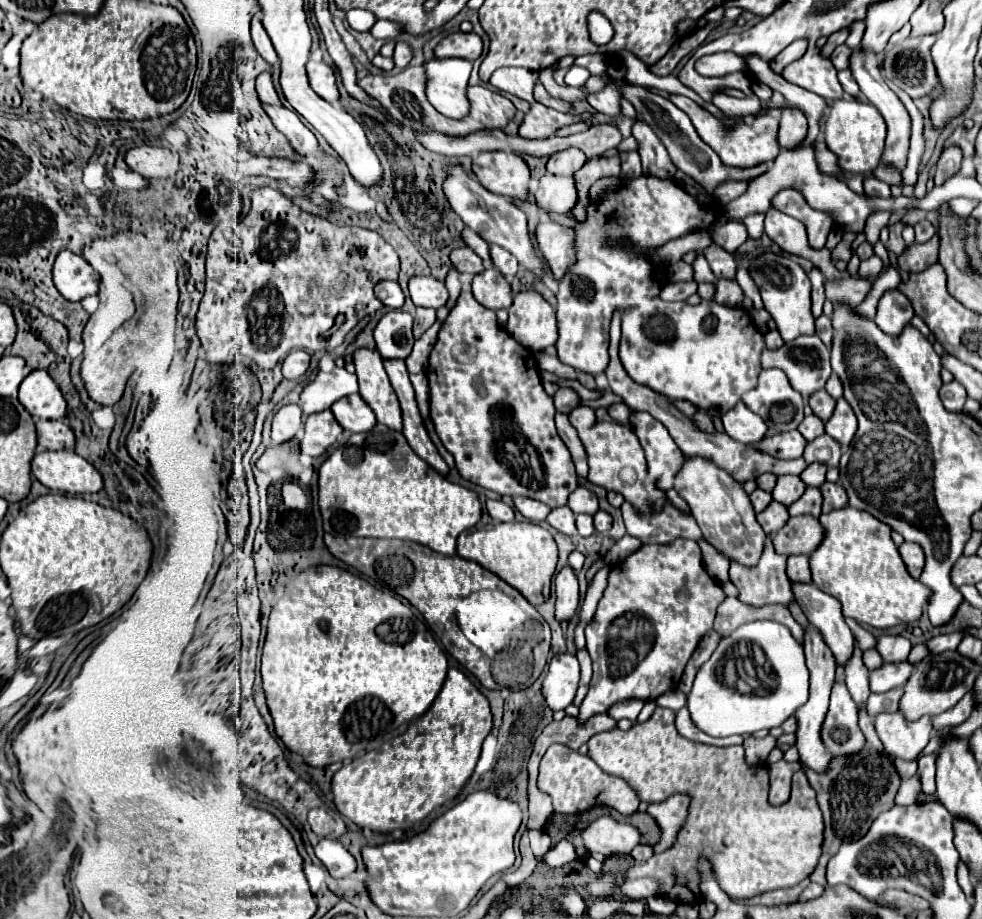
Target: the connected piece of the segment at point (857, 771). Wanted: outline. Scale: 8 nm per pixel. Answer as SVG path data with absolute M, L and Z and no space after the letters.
M866 747L862 753L850 755L848 759L834 757L832 769L824 775L818 775L816 771L812 773L806 767L804 767L804 771L808 775L812 789L818 793L818 805L824 815L822 857L820 857L814 873L810 875L810 879L826 887L828 859L838 853L838 849L844 841L858 841L860 837L864 837L868 833L868 827L872 825L872 821L880 813L894 807L894 795L900 787L900 777L896 773L896 769L892 767L892 763L886 757L882 757L880 753L876 753L872 747Z

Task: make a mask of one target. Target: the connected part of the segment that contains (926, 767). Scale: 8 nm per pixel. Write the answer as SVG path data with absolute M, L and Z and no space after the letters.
M930 753L930 755L924 755L918 759L918 775L920 775L920 783L922 783L922 791L924 793L932 793L936 791L936 785L934 785L934 773L936 773L936 755L938 753Z

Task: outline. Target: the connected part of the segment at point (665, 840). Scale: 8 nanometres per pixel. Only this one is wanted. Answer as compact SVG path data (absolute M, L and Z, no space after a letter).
M672 795L664 803L656 803L648 807L650 817L660 827L660 841L654 845L654 853L662 853L674 843L672 839L676 839L676 833L686 819L688 803L690 799L686 795Z

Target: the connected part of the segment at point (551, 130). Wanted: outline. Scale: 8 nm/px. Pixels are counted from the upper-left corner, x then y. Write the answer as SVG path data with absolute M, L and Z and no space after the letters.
M532 99L530 111L524 115L524 121L518 129L518 135L524 139L548 139L552 137L560 127L576 123L578 117L572 113L560 113L556 109L550 109L542 103L536 103Z

